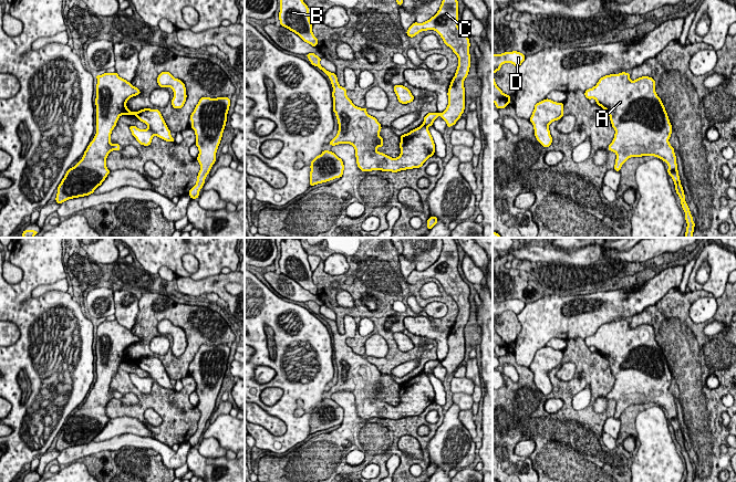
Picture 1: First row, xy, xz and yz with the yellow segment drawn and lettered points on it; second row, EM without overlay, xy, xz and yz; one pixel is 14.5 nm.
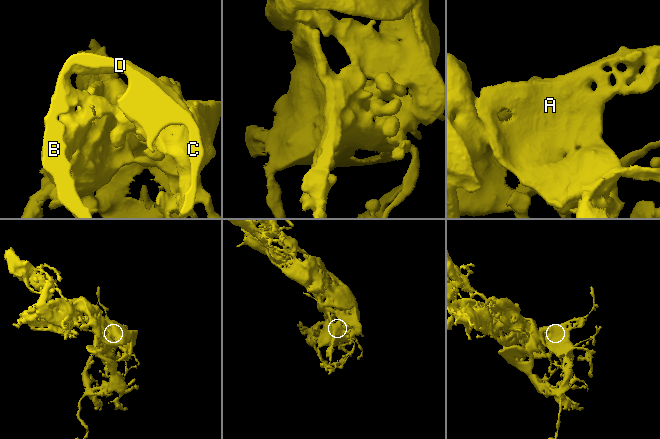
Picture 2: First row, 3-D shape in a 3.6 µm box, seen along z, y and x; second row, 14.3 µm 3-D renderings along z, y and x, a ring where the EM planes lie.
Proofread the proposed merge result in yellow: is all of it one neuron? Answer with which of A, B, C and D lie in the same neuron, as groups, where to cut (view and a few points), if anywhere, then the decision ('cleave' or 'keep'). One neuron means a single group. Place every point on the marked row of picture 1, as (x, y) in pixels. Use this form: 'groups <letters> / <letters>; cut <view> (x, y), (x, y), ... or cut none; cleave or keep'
groups A B C D; cut none; keep

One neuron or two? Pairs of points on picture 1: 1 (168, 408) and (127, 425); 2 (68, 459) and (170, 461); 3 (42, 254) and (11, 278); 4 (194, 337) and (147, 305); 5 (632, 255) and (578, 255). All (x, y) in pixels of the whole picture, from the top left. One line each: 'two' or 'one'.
1: two
2: one
3: two
4: one
5: two

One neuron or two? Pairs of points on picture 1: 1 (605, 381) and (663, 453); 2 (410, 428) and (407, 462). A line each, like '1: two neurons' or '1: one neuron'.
1: two neurons
2: one neuron

